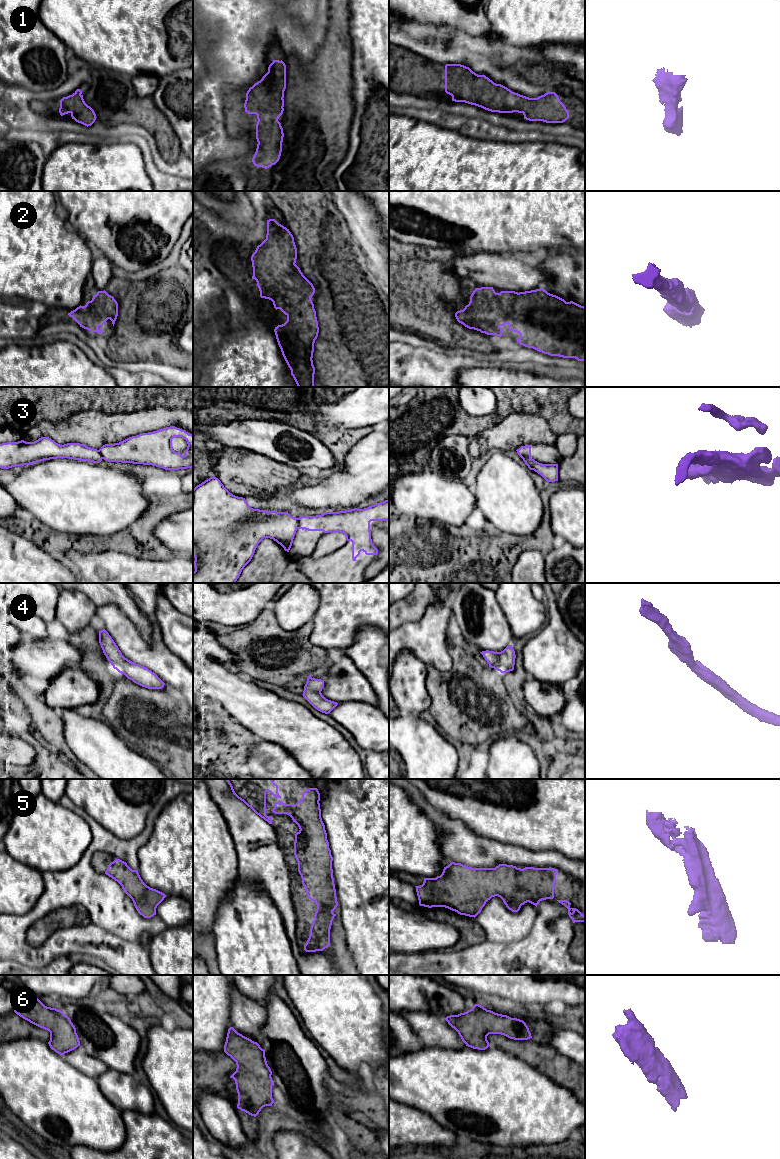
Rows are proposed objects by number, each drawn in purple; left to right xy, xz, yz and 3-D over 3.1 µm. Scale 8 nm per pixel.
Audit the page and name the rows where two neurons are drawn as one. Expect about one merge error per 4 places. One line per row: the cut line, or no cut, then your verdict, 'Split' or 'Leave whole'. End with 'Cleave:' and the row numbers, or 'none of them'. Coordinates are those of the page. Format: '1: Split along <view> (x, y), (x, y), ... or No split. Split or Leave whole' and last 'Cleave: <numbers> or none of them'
1: No split. Leave whole
2: No split. Leave whole
3: Split along xz (297, 518), (298, 528). Split
4: No split. Leave whole
5: No split. Leave whole
6: No split. Leave whole
Cleave: 3

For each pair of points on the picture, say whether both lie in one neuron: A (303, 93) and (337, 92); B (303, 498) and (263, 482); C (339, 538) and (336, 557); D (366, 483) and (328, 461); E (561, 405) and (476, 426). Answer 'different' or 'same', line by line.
A: same
B: different
C: different
D: different
E: same

